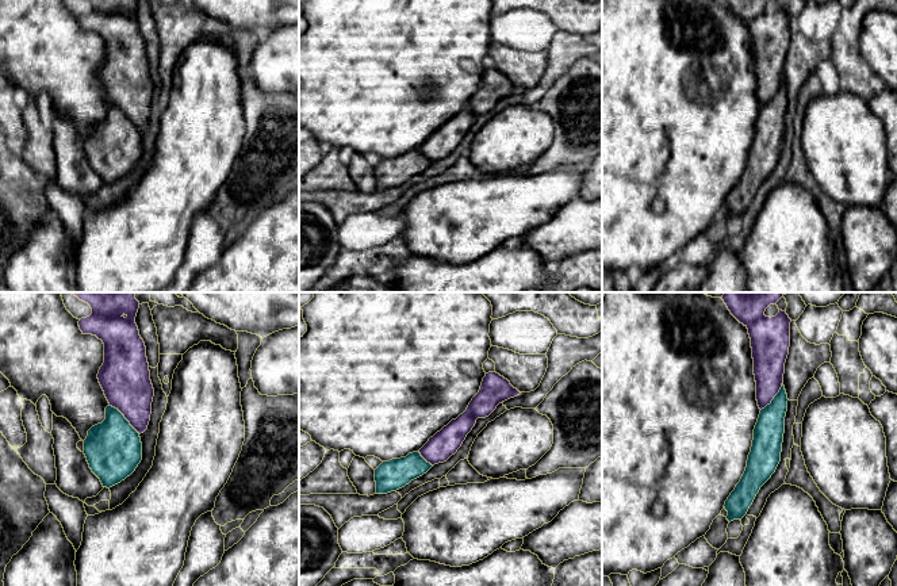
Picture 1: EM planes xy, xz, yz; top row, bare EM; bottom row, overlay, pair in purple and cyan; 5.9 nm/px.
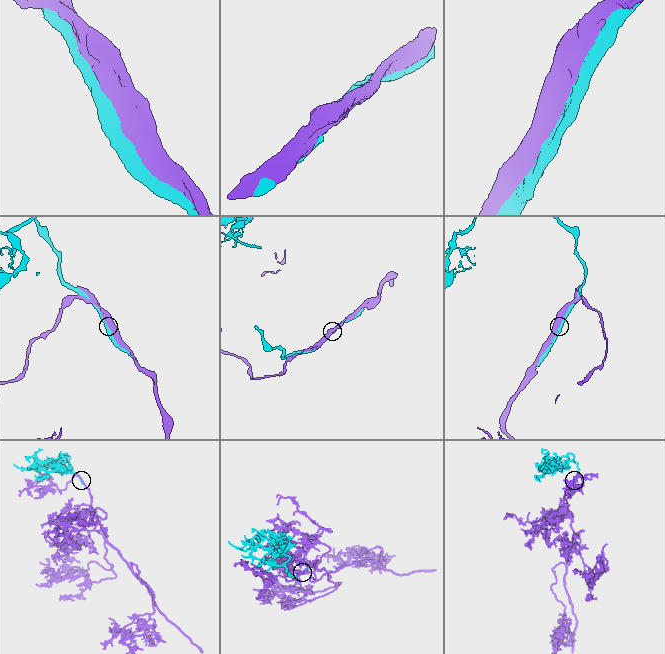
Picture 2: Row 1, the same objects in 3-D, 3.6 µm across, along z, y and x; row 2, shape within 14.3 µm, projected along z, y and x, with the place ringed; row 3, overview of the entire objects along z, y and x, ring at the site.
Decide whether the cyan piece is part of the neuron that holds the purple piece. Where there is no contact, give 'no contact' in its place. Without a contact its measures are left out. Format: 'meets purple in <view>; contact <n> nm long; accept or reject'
meets purple in xy; contact 260 nm long; accept

